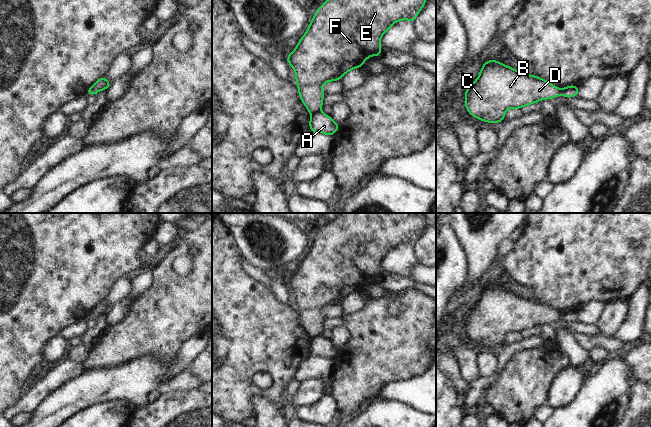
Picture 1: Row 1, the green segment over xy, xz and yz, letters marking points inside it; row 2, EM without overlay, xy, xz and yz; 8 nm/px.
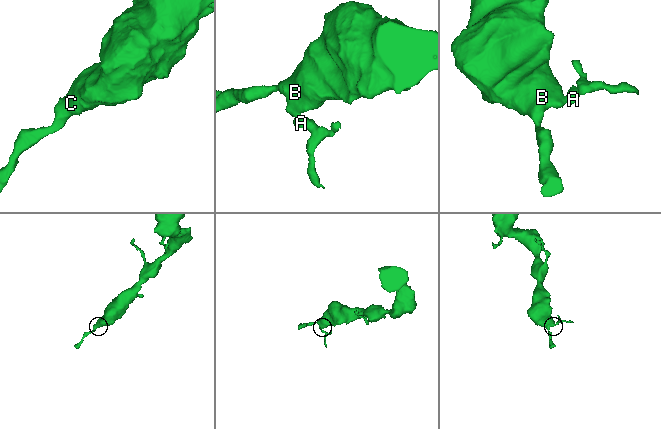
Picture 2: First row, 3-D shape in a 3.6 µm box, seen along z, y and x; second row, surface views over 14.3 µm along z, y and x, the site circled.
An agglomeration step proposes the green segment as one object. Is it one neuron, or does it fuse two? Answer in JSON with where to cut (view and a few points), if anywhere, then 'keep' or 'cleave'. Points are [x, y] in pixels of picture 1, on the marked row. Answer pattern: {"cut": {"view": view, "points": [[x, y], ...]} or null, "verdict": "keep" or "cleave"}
{"cut": {"view": "xz", "points": [[319, 111], [311, 114]]}, "verdict": "cleave"}

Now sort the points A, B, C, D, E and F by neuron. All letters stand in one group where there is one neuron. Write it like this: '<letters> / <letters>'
A / B C D E F

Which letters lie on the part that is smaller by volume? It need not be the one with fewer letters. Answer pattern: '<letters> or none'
A

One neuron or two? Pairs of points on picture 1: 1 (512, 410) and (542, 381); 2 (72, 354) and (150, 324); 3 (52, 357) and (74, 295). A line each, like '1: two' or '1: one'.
1: one
2: two
3: two

